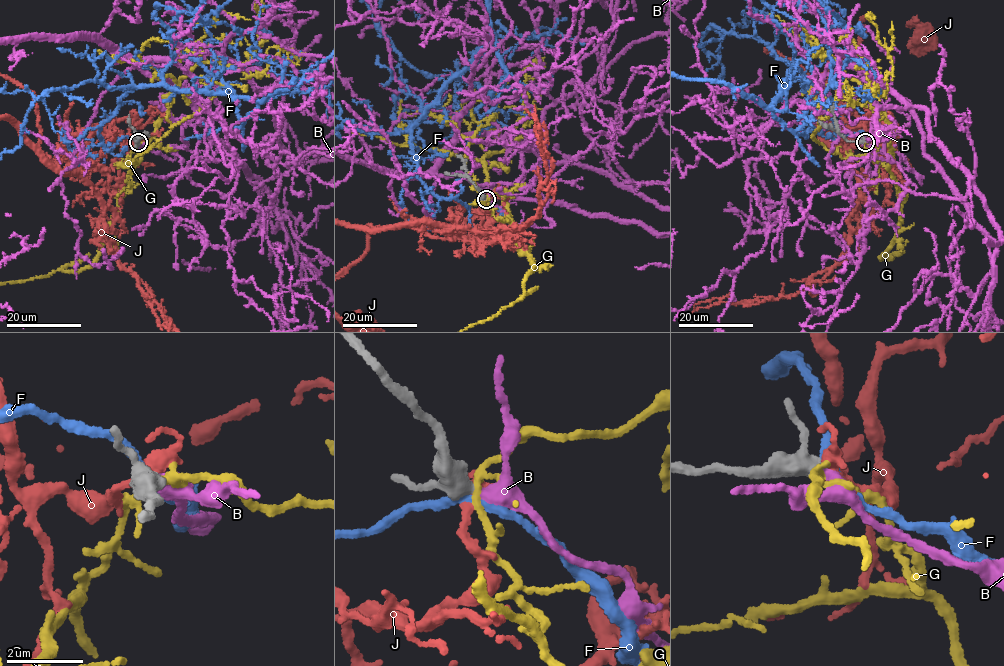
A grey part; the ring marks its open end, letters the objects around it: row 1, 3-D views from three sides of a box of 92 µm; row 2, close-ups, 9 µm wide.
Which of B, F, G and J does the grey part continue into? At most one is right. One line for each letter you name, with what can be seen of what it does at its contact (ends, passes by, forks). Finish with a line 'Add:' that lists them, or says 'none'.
B: it passes by
Add: B

